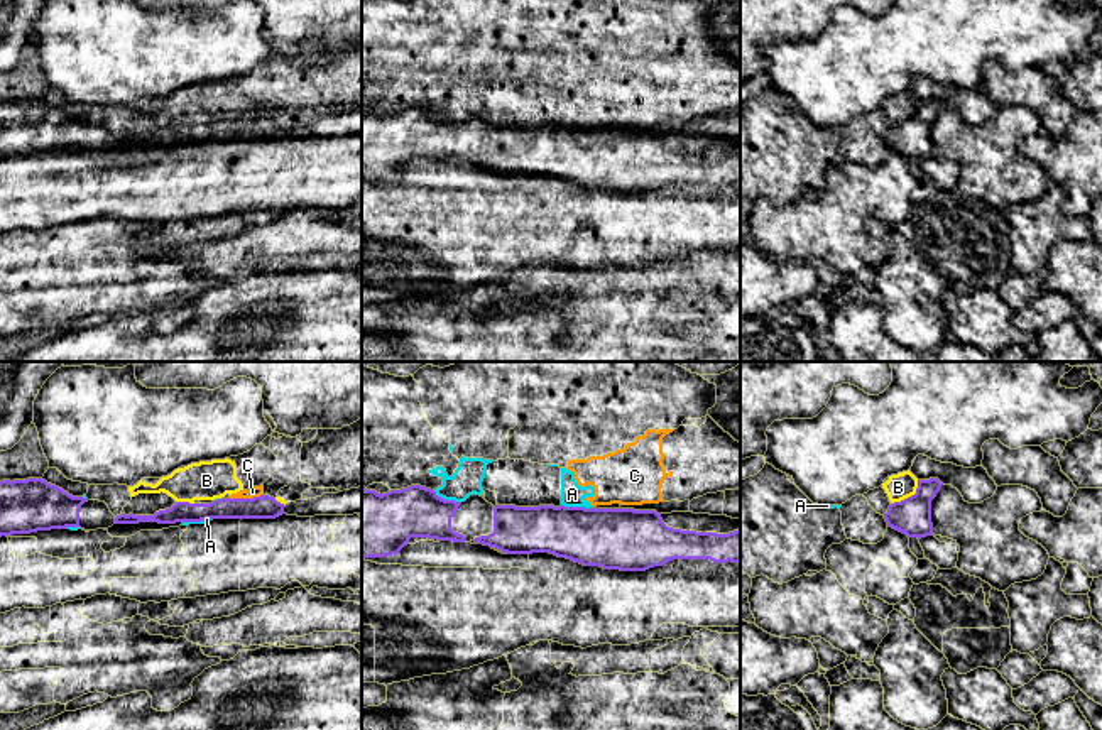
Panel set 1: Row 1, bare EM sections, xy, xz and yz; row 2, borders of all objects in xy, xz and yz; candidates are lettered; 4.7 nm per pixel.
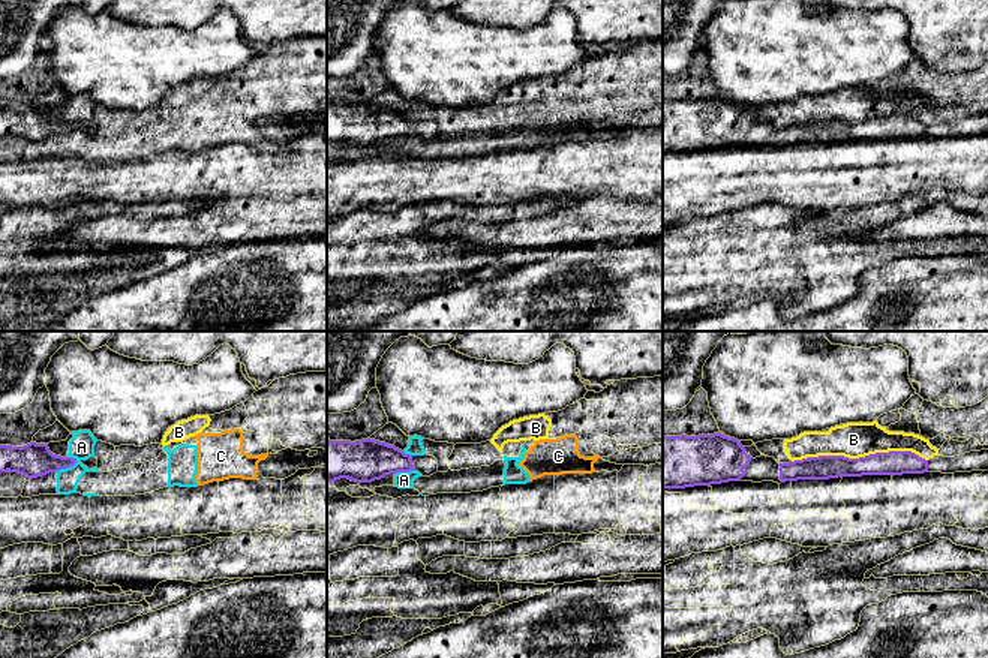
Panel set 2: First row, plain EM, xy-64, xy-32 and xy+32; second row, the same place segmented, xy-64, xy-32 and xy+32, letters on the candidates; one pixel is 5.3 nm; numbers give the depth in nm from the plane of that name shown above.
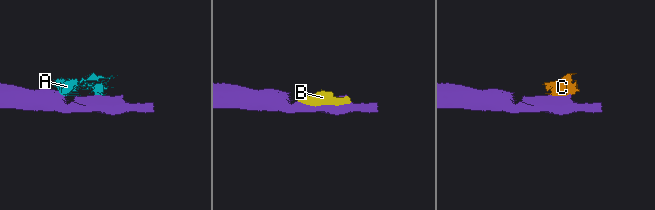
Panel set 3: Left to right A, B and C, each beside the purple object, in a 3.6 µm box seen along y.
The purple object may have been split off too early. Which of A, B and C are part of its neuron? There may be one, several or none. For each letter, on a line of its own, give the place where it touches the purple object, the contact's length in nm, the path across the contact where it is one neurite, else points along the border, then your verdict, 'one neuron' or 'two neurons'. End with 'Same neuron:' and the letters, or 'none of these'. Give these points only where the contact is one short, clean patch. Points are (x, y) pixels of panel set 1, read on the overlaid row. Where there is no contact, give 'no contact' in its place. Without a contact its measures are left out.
A: xz (577, 507) | 140 nm | along xz (561, 504), (590, 507) | two neurons
B: yz (908, 497) | 180 nm | two neurons
C: xy (245, 499) | 160 nm | along xy (262, 494), (230, 499) | two neurons
Same neuron: none of these

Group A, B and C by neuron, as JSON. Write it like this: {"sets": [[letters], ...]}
{"sets": [["A", "B", "C"]]}

